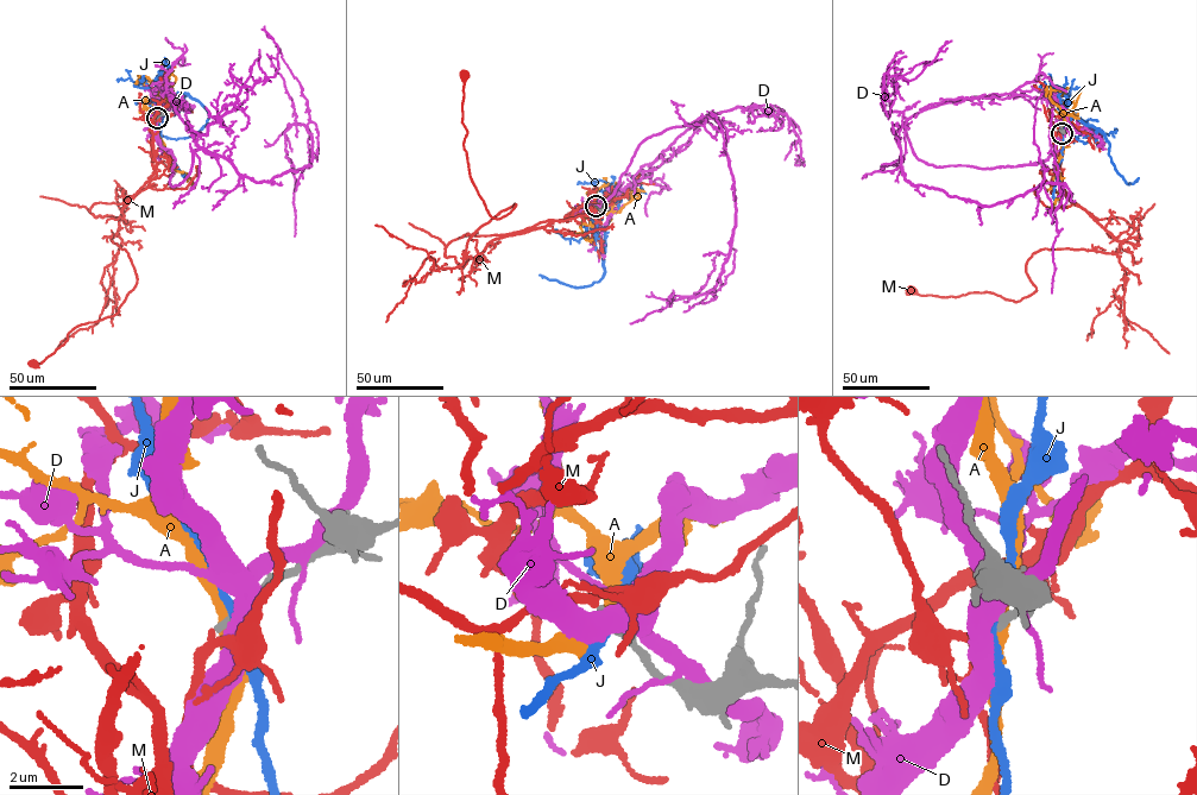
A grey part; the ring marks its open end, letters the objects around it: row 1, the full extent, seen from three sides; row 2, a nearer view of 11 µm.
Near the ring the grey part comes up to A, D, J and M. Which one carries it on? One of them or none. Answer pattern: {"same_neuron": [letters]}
{"same_neuron": ["M"]}

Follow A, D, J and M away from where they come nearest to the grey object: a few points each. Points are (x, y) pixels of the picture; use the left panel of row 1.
A: (157, 118), (153, 100), (162, 93), (171, 93), (176, 80), (162, 64)
D: (157, 118), (172, 187), (200, 149), (257, 182), (312, 165), (306, 126), (285, 132), (294, 237)
J: (157, 118), (152, 96), (158, 92), (186, 93), (208, 115), (203, 127), (187, 138), (162, 136)
M: (157, 118), (155, 171), (111, 239), (128, 253), (136, 285), (118, 313), (76, 327), (32, 364)

